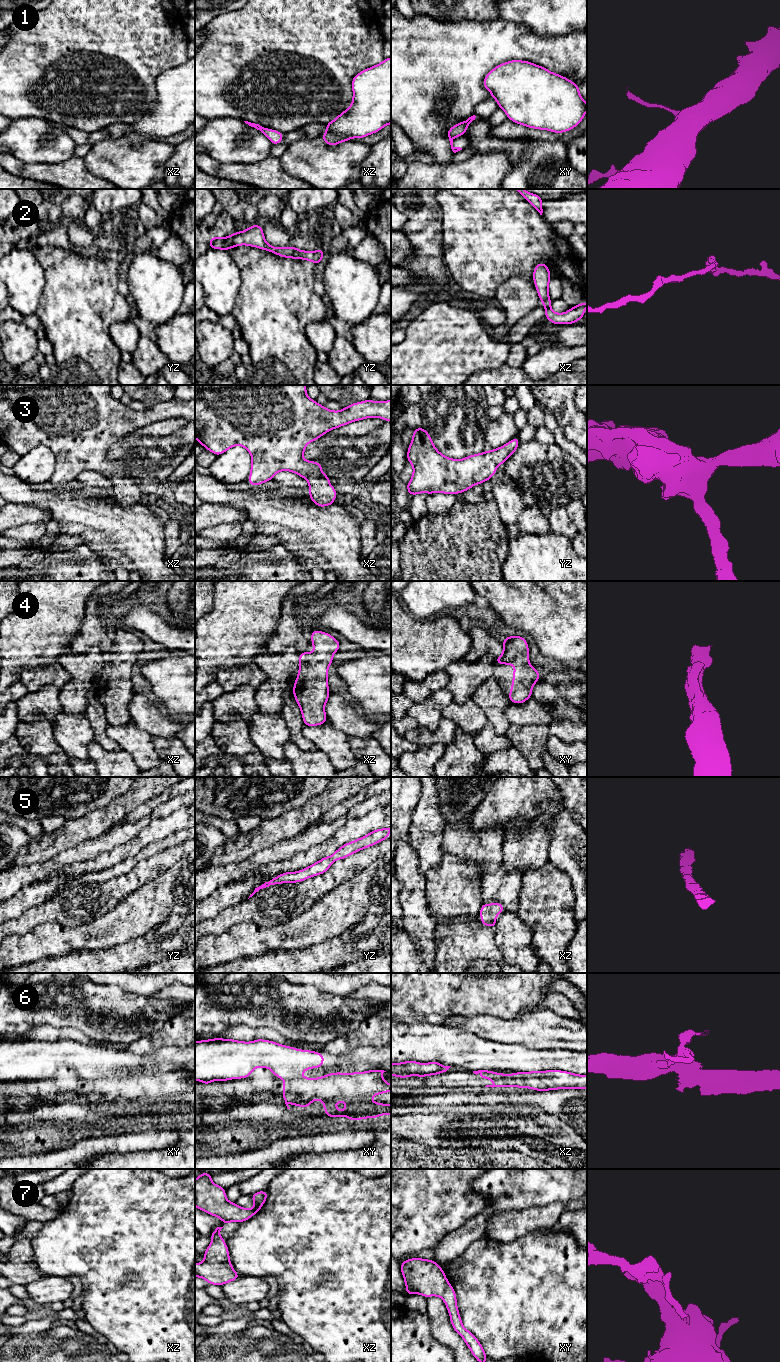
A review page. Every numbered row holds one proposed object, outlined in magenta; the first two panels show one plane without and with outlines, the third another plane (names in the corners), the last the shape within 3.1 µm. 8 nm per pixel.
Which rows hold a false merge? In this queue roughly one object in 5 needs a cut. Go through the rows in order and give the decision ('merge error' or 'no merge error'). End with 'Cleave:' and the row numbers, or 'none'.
1: no merge error
2: no merge error
3: no merge error
4: no merge error
5: no merge error
6: merge error
7: no merge error
Cleave: 6

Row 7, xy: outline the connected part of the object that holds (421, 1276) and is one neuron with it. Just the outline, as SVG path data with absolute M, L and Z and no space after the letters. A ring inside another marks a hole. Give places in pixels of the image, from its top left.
M411 1258L400 1263L406 1285L406 1294L420 1294L441 1297L450 1315L453 1329L463 1338L472 1355L478 1362L486 1362L488 1358L478 1339L464 1328L457 1307L456 1293L449 1284L441 1266L433 1260Z

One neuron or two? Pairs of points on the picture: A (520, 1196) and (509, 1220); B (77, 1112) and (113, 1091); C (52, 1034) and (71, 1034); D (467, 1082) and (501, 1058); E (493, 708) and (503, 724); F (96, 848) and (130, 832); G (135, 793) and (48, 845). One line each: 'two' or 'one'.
A: two
B: two
C: one
D: two
E: one
F: one
G: one

